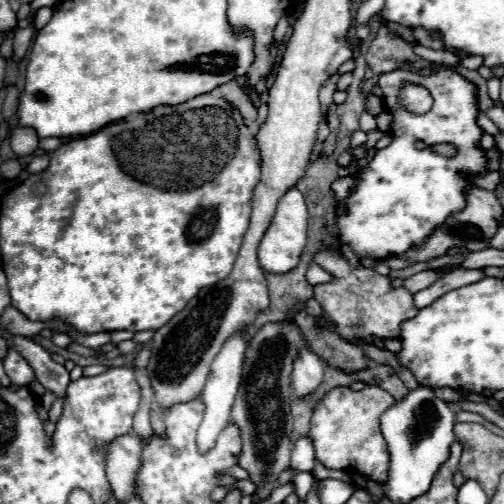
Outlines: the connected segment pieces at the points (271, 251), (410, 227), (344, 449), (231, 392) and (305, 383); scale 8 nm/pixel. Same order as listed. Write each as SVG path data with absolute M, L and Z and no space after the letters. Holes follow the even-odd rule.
M292 188L290 192L286 192L280 198L276 214L272 218L272 224L268 226L264 238L258 246L258 262L266 272L284 274L284 272L290 272L292 268L298 266L300 254L306 246L306 222L308 222L308 212L306 212L304 196L296 188Z
M442 66L428 76L396 70L380 76L378 86L384 92L386 108L394 114L394 142L378 150L356 178L348 176L336 180L332 190L340 204L340 240L350 244L356 256L374 256L382 260L394 254L404 254L412 244L420 244L436 224L442 224L448 218L448 212L464 208L464 184L472 182L462 178L462 174L484 172L486 158L484 150L478 148L482 130L476 124L476 90L458 72ZM402 84L424 86L436 104L426 114L408 112L398 100ZM416 140L424 142L424 150L414 146ZM438 144L452 144L458 150L456 156L434 152L432 148Z
M366 386L362 392L350 388L330 390L314 408L310 440L316 452L316 460L334 470L356 470L362 476L384 484L388 480L390 454L386 440L380 432L380 416L394 404L392 394L380 386Z
M248 334L232 336L232 340L228 340L228 344L224 344L224 348L220 350L220 354L216 356L216 360L210 366L210 374L208 374L208 380L206 380L206 386L204 386L204 392L202 392L202 402L204 402L206 410L204 410L204 420L198 428L198 438L196 438L200 454L206 454L208 450L212 450L216 446L220 432L228 424L232 400L236 398L236 392L238 392L238 386L240 386L240 364L244 362L244 348L248 346L248 340L250 340Z
M304 350L294 364L294 372L292 372L292 388L296 398L306 398L308 394L314 394L318 390L318 386L322 384L324 378L324 364L322 360L312 352L312 350Z

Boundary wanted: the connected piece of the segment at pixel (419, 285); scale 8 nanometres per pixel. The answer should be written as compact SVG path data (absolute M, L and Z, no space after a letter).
M422 270L422 272L406 278L406 280L404 280L404 288L408 288L410 292L424 290L424 288L428 288L430 284L434 284L442 274L444 274L444 272L440 272L440 270Z

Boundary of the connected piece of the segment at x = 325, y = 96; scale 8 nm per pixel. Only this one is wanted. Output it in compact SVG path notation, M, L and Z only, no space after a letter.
M334 74L320 90L320 104L322 104L322 112L324 116L328 114L330 106L332 106L332 96L334 96L334 90L336 90L336 80L338 80L338 74Z

